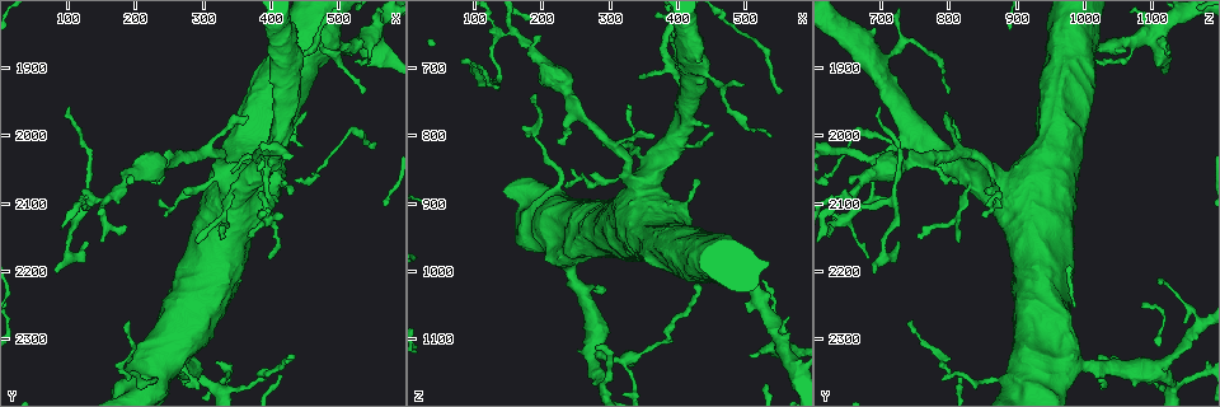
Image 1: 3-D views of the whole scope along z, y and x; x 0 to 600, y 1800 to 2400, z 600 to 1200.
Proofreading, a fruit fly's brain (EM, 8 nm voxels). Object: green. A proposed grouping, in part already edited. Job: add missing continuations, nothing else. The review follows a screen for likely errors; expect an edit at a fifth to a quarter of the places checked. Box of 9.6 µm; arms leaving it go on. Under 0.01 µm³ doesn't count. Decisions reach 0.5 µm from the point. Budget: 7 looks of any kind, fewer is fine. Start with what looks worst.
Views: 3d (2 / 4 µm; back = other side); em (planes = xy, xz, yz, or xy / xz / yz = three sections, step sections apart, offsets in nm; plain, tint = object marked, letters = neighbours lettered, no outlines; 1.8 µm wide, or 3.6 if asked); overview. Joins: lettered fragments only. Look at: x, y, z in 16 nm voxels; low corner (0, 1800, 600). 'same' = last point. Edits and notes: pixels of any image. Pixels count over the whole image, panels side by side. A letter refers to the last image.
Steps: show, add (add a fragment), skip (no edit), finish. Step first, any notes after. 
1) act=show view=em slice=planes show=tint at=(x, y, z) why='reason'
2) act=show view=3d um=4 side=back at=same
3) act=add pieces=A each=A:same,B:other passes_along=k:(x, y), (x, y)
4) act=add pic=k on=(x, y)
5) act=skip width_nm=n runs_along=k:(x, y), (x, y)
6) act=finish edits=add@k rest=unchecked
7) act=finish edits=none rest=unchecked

act=show view=em slice=planes show=tint at=(455, 1965, 795) why='an open end'

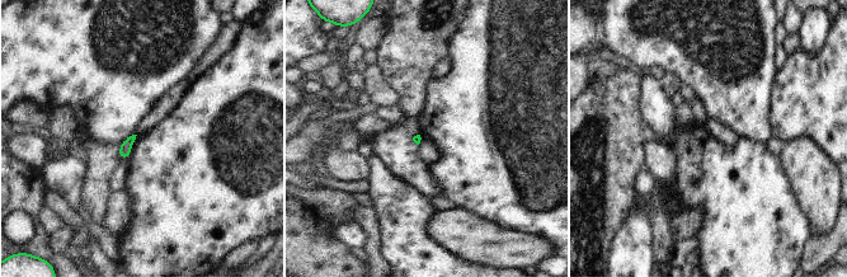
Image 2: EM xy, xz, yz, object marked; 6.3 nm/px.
act=show view=em slice=planes show=letters at=same

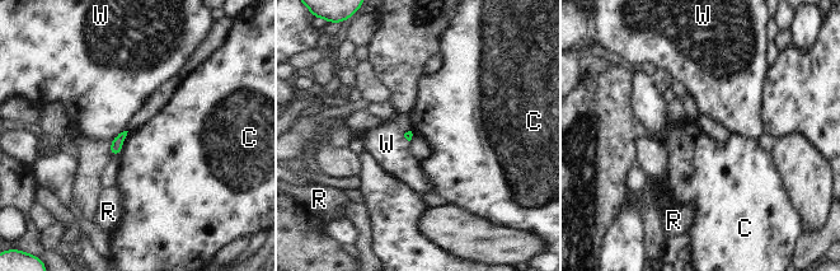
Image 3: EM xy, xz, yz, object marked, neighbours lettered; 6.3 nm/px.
act=skip each=C:other,R:other,W:other border=3:(128, 131), (120, 155) found='none of them fits'

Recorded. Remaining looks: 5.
act=show view=3d um=4 at=(550, 2020, 740) why='free end'

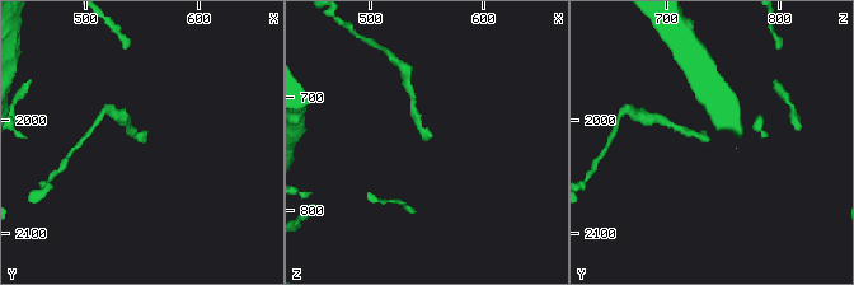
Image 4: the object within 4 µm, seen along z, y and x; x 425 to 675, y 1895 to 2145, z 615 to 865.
act=show view=em slice=yz step=4 show=plain at=(550, 2020, 740)

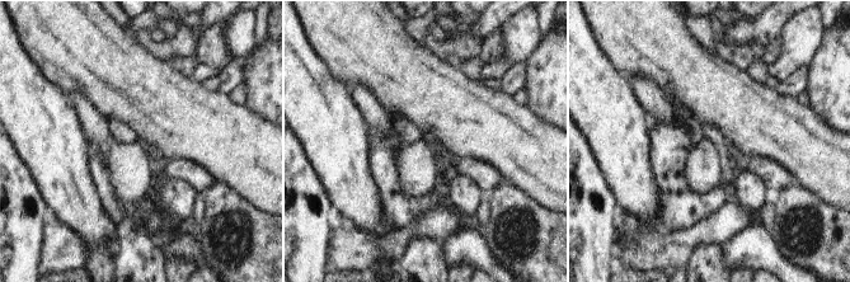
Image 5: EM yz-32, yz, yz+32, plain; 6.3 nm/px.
act=show view=em slice=yz step=4 show=letters at=same why='what lies round it'

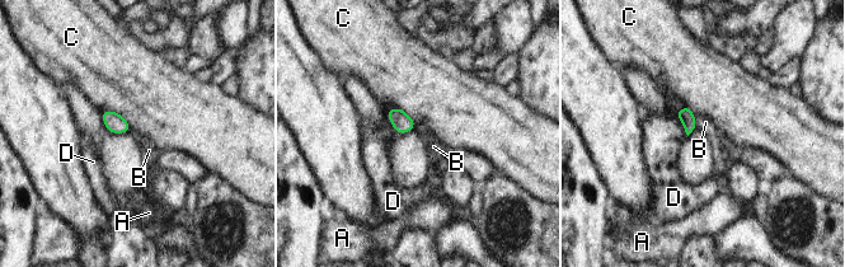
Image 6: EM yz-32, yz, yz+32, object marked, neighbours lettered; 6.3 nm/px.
act=skip each=A:other,B:other,C:other,D:other border=6:(693, 113), (698, 127) found='none of them fits'

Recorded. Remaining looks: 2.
act=show view=3d um=4 at=(280, 2350, 1115) why='sudden change in width'

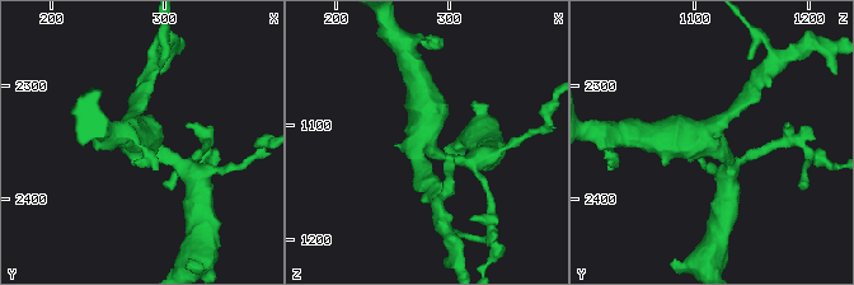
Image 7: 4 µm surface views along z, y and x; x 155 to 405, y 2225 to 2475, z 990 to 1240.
act=show view=em slice=planes show=letters at=(276, 2348, 1114) arms=3 arm_widths_nm=200,200,420

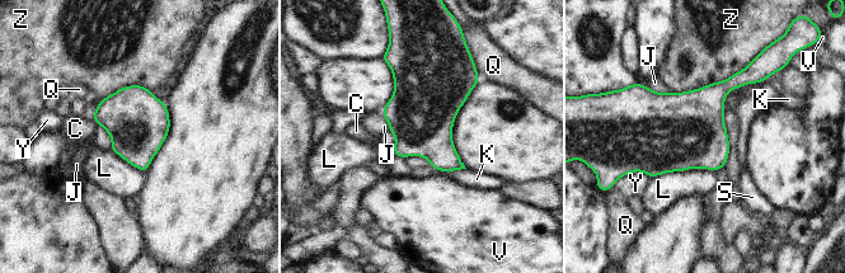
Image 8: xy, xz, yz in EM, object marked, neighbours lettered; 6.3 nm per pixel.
act=add pieces=C width_nm=400 each=C:same,J:other,K:other,L:other,Q:other,S:other,V:other,Y:other,Z:other found='it goes on there'

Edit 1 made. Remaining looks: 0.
act=finish edits=add@8 rest=unchecked

